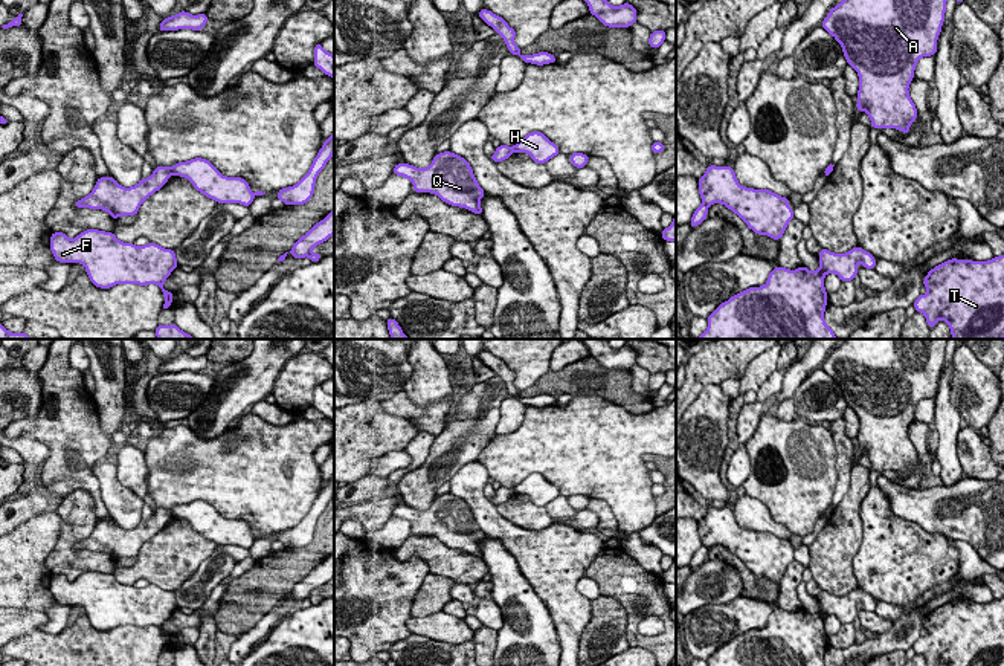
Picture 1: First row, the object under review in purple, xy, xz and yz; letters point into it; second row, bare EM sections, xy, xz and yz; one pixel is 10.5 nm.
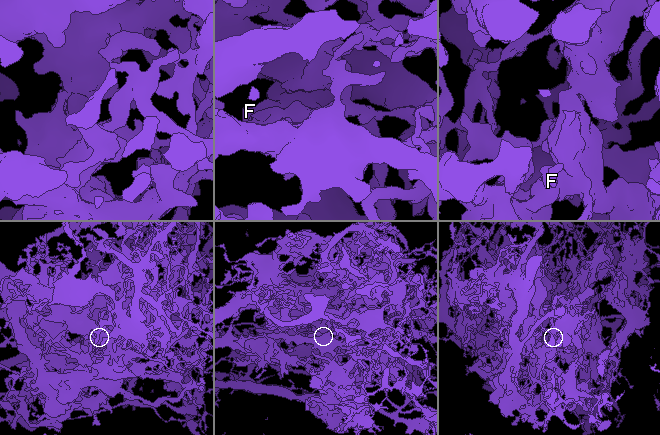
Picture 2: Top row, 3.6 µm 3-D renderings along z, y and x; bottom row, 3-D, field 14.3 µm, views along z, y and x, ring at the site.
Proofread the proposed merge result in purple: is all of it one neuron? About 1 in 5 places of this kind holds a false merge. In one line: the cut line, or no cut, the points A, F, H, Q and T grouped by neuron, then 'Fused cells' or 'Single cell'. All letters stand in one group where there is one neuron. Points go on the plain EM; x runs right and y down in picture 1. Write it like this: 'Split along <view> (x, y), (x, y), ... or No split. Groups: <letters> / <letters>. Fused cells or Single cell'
Split along xy (170, 510), (173, 515). Groups: A F H T / Q. Fused cells

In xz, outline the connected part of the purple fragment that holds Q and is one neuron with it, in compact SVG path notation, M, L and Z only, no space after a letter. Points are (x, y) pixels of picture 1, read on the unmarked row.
M452 493L436 496L427 510L397 506L392 516L407 519L414 525L414 535L430 535L447 547L482 558L479 542L485 533L479 529L470 506Z

